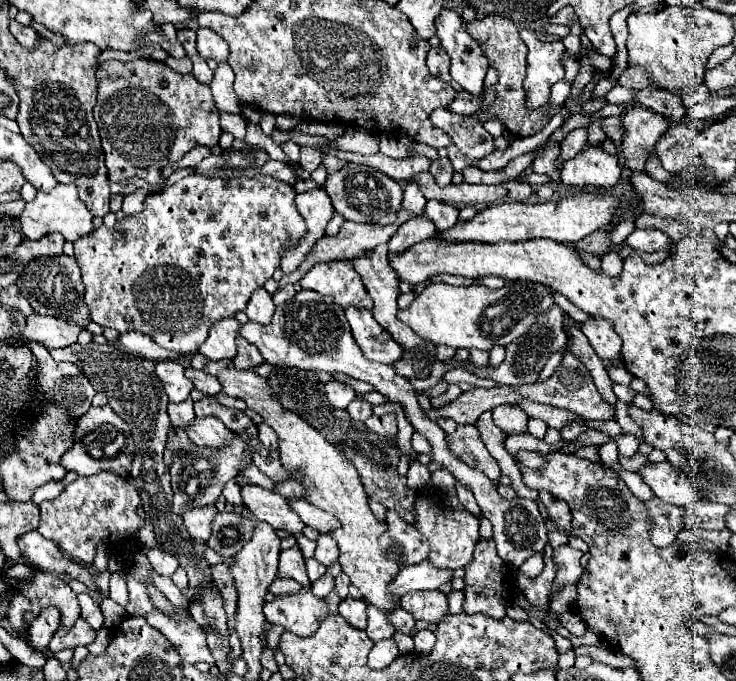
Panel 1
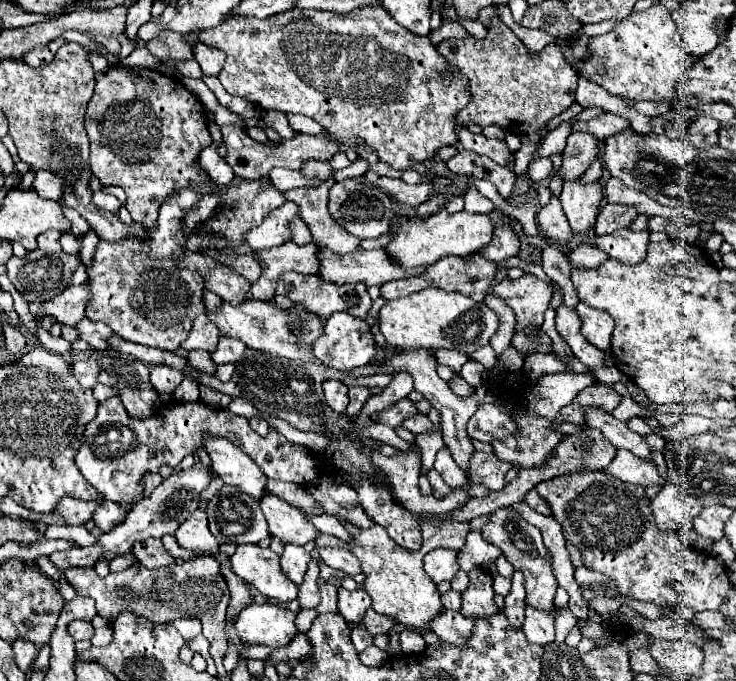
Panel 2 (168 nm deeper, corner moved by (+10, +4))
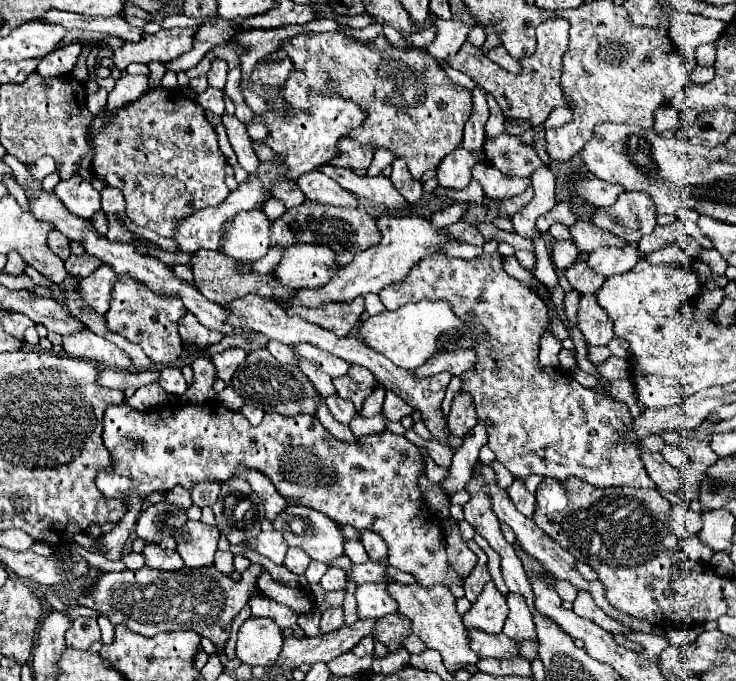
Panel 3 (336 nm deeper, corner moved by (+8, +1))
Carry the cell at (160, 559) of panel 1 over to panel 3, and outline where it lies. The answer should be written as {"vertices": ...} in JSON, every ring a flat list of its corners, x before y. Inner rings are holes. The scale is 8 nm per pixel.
{"vertices":[[147,543,143,547,143,557,145,565,151,569,161,569,161,571,179,571,183,569,183,559,179,557,177,551,169,551,159,547,157,543]]}

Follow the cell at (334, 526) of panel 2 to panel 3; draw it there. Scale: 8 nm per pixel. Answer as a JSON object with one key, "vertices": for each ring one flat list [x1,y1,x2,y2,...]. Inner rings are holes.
{"vertices":[[347,541,345,543,345,555,353,563,365,563,365,561,369,561,369,555,367,555,367,551,363,551,363,545,359,541]]}

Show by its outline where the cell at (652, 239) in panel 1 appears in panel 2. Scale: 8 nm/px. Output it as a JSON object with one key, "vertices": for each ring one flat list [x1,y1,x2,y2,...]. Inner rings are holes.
{"vertices":[[625,228,625,230,617,230,617,232,595,238,595,248,607,252,609,258,613,258,621,264,629,264,629,266,645,260,647,244,649,244,647,230,633,232,633,230]]}

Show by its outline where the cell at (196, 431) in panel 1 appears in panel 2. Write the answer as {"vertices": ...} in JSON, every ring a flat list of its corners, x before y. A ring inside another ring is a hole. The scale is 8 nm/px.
{"vertices":[[209,440,207,452,213,460,213,472,225,484,239,486,251,498,261,500,261,496,267,492,267,476,245,452,241,452,235,444,229,444,225,440]]}

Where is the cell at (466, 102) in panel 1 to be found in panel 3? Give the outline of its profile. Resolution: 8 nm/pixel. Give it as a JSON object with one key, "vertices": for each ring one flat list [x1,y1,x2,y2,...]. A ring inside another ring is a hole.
{"vertices":[[547,19,537,27,537,49,533,55,529,57,521,57,517,59,521,65,519,73,509,73,503,67,499,67,497,63,489,61,481,49,473,47,471,43,465,43,461,47,459,53,451,55,451,59,447,59,447,63,457,69,467,73,469,77,473,77,489,95,495,97,495,101,499,103,503,117,505,119,521,119,521,121,529,121,531,127,541,125,547,115,555,109,555,107,571,107,571,99,567,99,563,87,561,87,561,55,567,47,567,37,569,33,569,23,567,19]]}

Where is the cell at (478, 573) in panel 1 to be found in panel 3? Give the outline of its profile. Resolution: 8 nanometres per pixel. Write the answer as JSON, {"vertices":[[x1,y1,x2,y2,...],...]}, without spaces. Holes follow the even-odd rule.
{"vertices":[[487,583,471,609,463,615,463,623,465,627,477,627,487,633,501,633,505,617,505,595,501,595,493,583]]}

